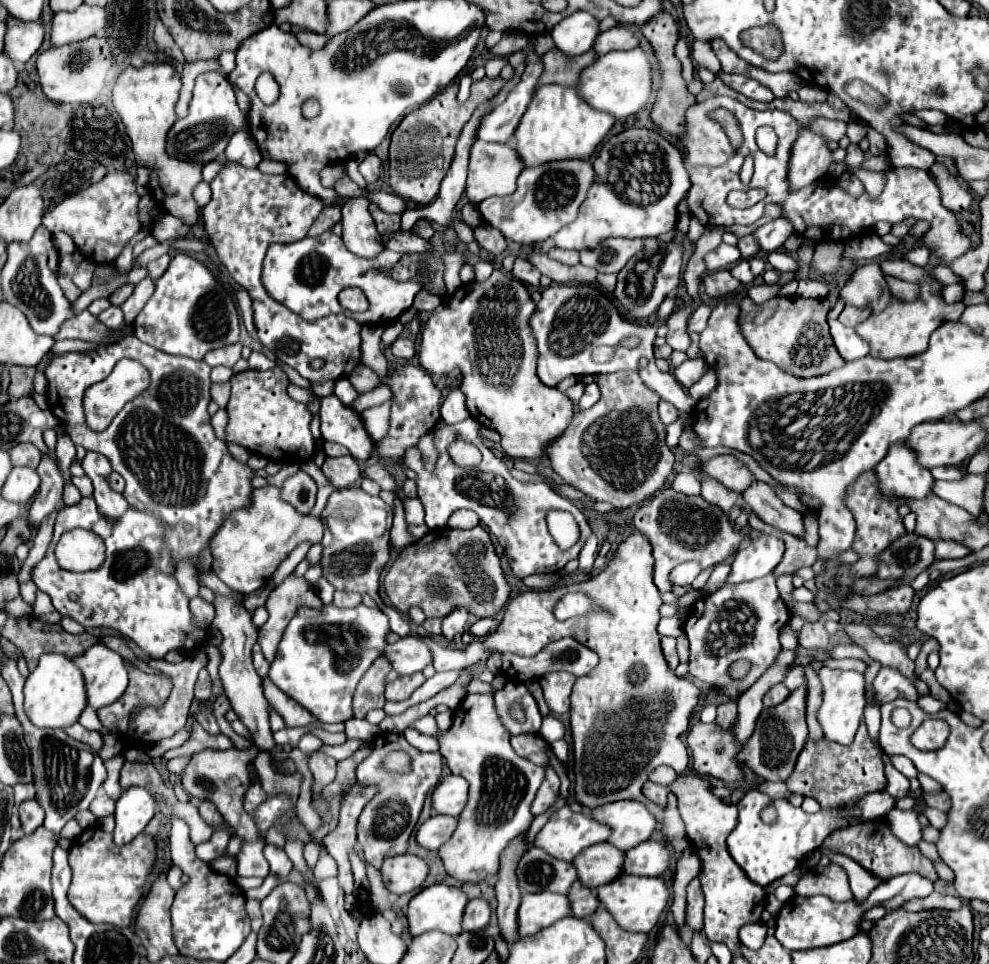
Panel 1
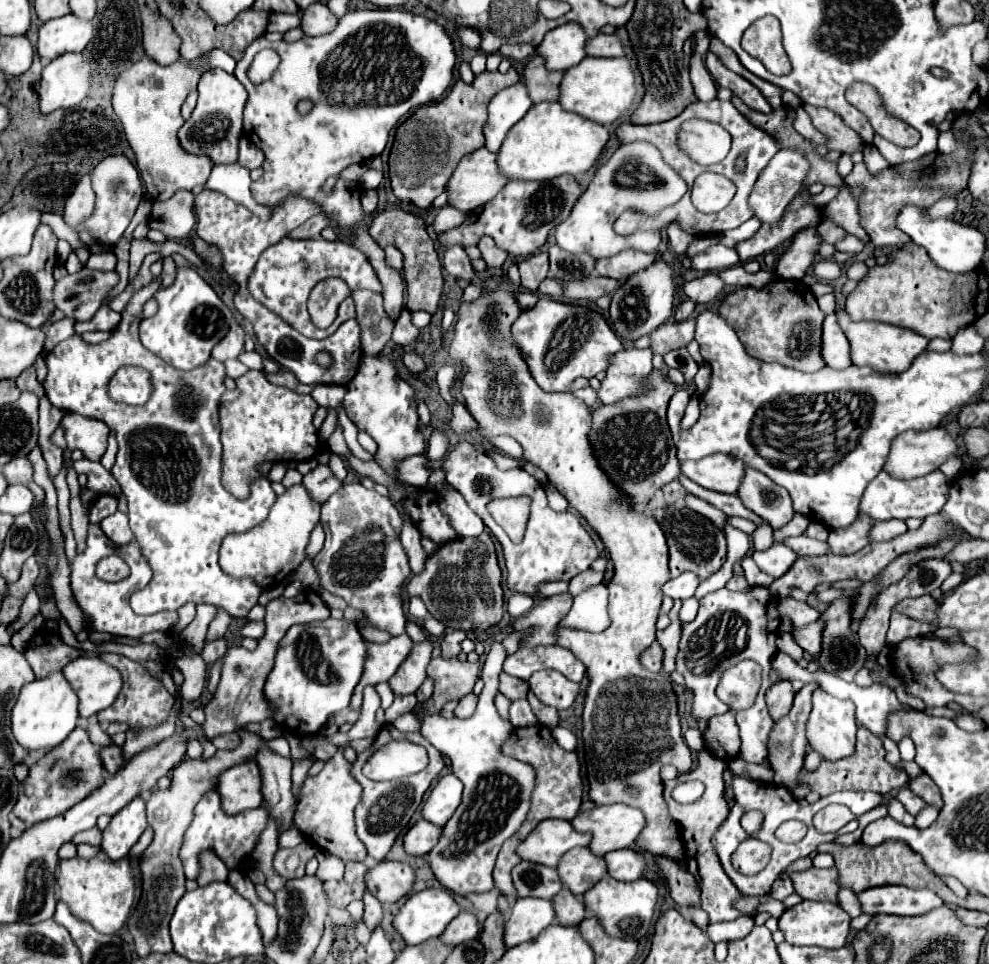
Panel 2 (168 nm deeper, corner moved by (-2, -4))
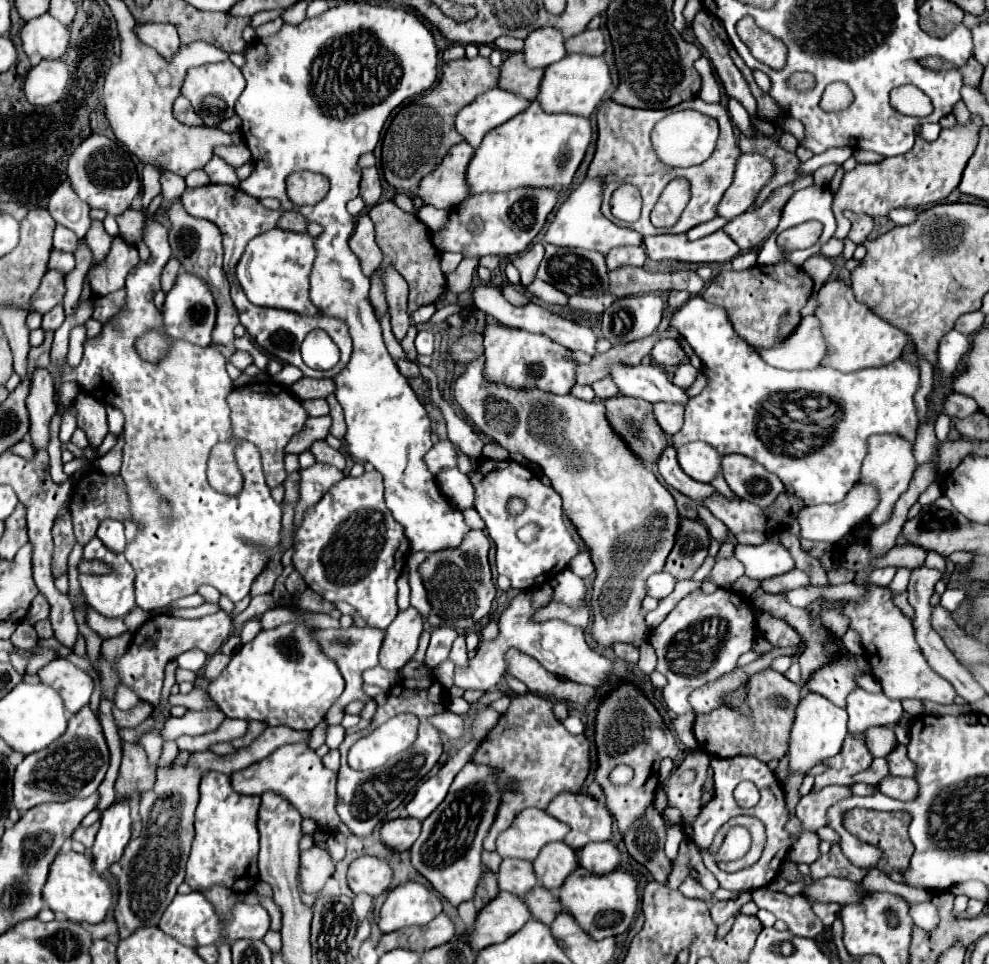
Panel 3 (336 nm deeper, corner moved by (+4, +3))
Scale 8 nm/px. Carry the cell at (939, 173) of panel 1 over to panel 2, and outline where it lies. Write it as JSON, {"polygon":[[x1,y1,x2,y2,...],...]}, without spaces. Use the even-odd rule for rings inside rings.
{"polygon":[[949,197,949,199,941,199,935,205,931,205,927,215,931,215,931,219,935,219,935,217,953,217,955,209,957,209,957,199]]}

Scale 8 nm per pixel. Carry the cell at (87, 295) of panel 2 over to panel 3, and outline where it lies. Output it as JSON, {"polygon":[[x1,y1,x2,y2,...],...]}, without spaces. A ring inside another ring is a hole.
{"polygon":[[49,270,41,280,39,290,33,294,33,310,45,314,49,312,49,308,61,304,63,296,65,296,65,276,61,276,59,270]]}

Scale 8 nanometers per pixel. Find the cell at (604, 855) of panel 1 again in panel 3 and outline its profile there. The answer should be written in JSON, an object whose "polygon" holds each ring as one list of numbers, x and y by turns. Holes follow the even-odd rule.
{"polygon":[[553,842,541,850,541,856,537,856,533,864,539,882,545,888,557,892,567,876,579,868,579,856,577,850,573,850,565,842]]}

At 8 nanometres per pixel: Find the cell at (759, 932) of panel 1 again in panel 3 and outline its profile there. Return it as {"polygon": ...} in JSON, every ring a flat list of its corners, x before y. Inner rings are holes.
{"polygon":[[745,892,741,894,737,900,717,902,717,904,711,908,711,918,715,920,715,924,723,924,723,922,727,922,731,916,737,916,737,914,739,914,739,908,751,900,751,893]]}

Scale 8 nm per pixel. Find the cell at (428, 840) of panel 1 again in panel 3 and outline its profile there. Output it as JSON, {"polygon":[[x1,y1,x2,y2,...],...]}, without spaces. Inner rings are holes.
{"polygon":[[403,816,397,820,389,820,381,826,381,840,387,848,403,852,413,846,413,842,421,834,421,820]]}

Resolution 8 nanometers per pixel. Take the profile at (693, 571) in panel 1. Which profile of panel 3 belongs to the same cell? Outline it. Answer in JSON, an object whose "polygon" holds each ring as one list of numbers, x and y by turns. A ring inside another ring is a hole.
{"polygon":[[657,572,657,574,649,576,649,580,647,580,647,594,661,600,673,592,675,582,677,580,673,576,669,576,667,572]]}

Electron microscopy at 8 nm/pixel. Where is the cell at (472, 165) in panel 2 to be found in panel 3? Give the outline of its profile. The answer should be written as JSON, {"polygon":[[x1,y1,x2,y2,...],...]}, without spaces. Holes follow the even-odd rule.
{"polygon":[[467,142,453,146,445,160,421,180,419,196,425,204,451,210,469,198,471,188,467,184,467,166,475,154,475,148]]}

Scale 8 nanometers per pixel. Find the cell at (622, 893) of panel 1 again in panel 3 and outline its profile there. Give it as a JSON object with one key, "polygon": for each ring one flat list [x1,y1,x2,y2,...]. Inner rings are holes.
{"polygon":[[579,870,573,872,569,880,565,880,565,888,559,890,559,900,565,904,569,914,573,914,577,922,581,922,581,928,585,928,589,936,597,940,607,936,619,936,631,926,639,908,637,878,623,870,615,870,601,876]]}

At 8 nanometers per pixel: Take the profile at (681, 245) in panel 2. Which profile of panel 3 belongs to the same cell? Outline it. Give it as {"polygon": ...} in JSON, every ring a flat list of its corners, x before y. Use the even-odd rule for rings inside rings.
{"polygon":[[717,230,701,240,687,240,685,234,649,236,643,240,647,256,651,260,679,260,693,264,727,262,739,254,737,244,723,232]]}

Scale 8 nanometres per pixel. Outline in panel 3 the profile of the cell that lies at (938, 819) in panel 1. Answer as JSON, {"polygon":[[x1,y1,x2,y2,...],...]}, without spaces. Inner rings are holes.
{"polygon":[[875,758,869,772,863,772,861,776,857,776,859,782,865,782,865,784,871,784,871,786,879,786,883,778,889,776,889,764,885,758]]}

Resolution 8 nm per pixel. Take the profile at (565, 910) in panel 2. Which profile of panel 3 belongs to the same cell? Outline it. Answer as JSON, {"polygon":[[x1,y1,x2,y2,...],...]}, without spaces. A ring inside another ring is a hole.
{"polygon":[[543,886,533,888,533,892,529,892,529,896,525,896,525,902,529,904,529,908,533,908,533,918,537,918,545,924,551,924,557,918,557,914,565,912,565,906,559,902,557,894]]}

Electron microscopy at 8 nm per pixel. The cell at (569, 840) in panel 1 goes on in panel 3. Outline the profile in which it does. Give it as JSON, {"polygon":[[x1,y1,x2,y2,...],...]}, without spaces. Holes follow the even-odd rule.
{"polygon":[[527,808,517,820,497,838,497,854,501,858,535,860,541,848,549,842,563,840,571,828,549,816,545,810]]}

